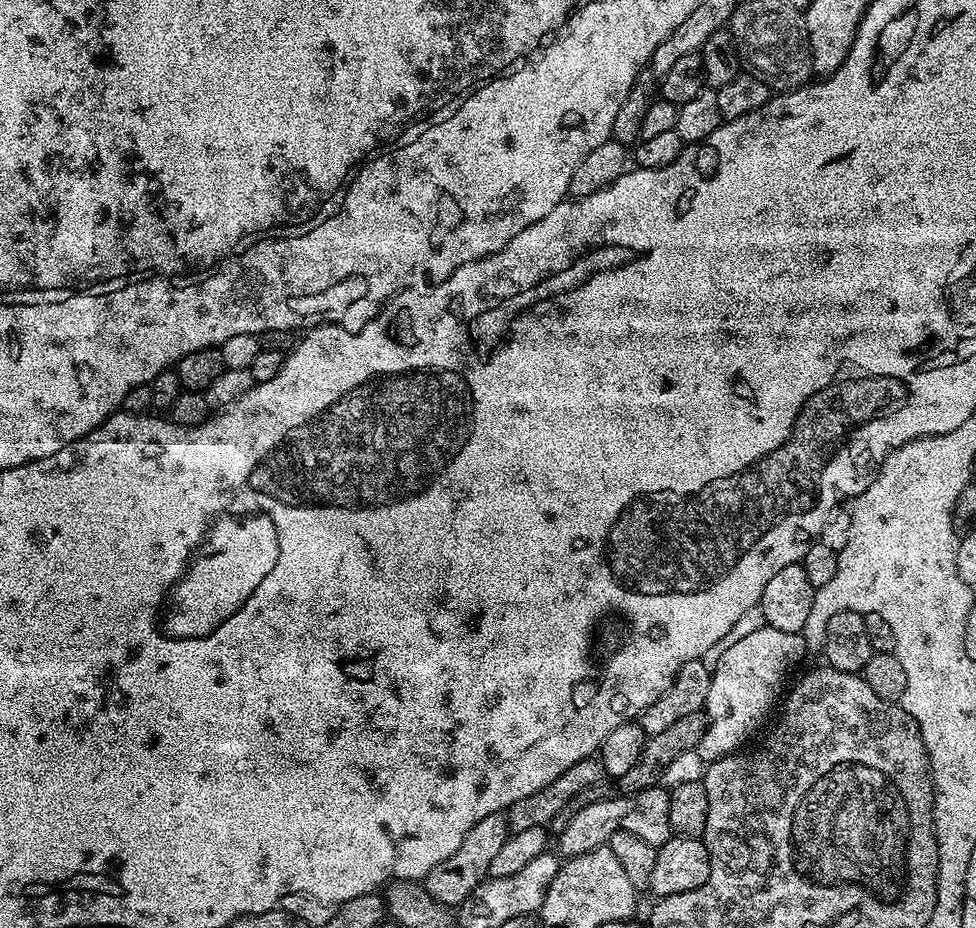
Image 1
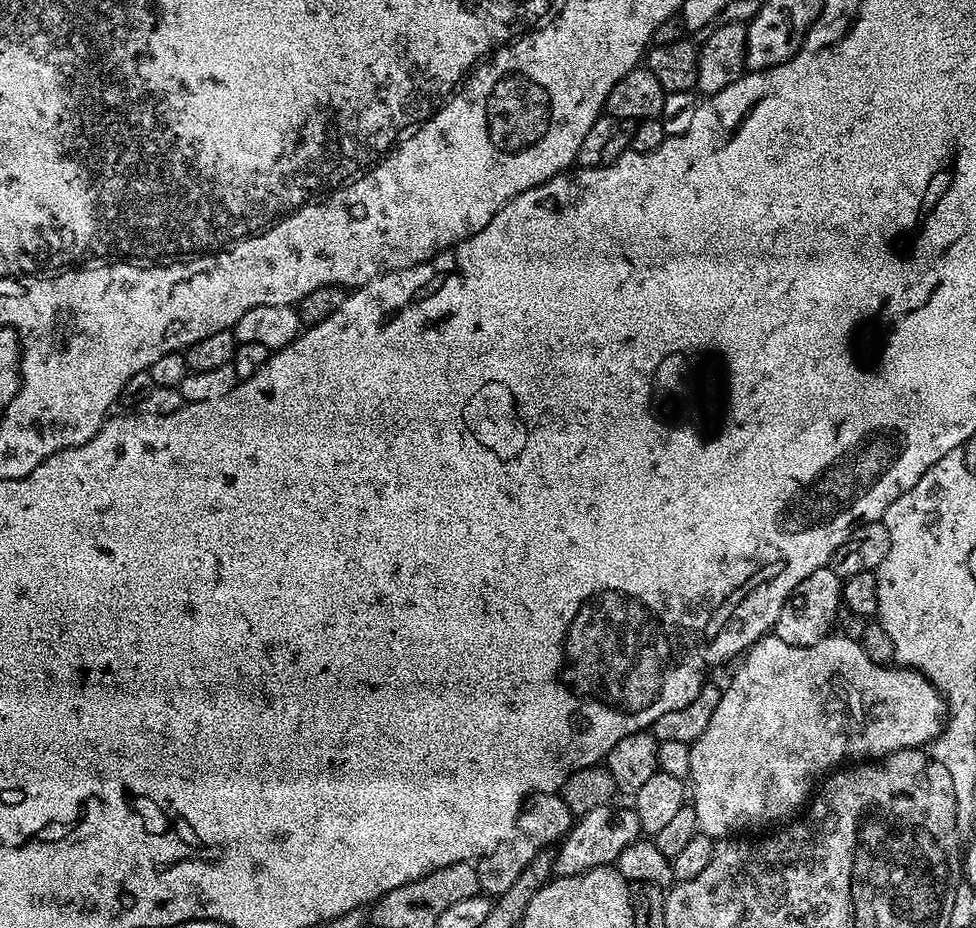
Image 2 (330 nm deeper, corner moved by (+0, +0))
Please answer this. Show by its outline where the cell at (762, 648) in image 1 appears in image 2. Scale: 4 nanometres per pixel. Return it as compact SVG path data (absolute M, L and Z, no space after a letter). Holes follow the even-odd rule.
M769 634L763 636L759 642L743 653L742 659L736 666L736 673L733 674L732 681L726 686L723 685L718 710L714 710L714 718L710 718L710 726L706 726L703 734L690 745L690 770L687 775L687 779L690 781L690 807L696 811L697 829L703 835L713 838L732 838L743 833L740 832L743 828L760 828L763 824L777 823L776 825L779 825L781 822L791 821L809 803L817 781L827 777L833 770L839 769L845 762L867 760L875 762L898 750L923 749L925 746L931 745L932 741L939 736L946 723L944 697L921 672L915 672L914 669L903 666L870 662L870 658L866 658L866 650L860 642L846 638L843 634L829 634L823 640L814 642L810 646L798 646L797 648L790 646L790 642L782 642L782 638Z

